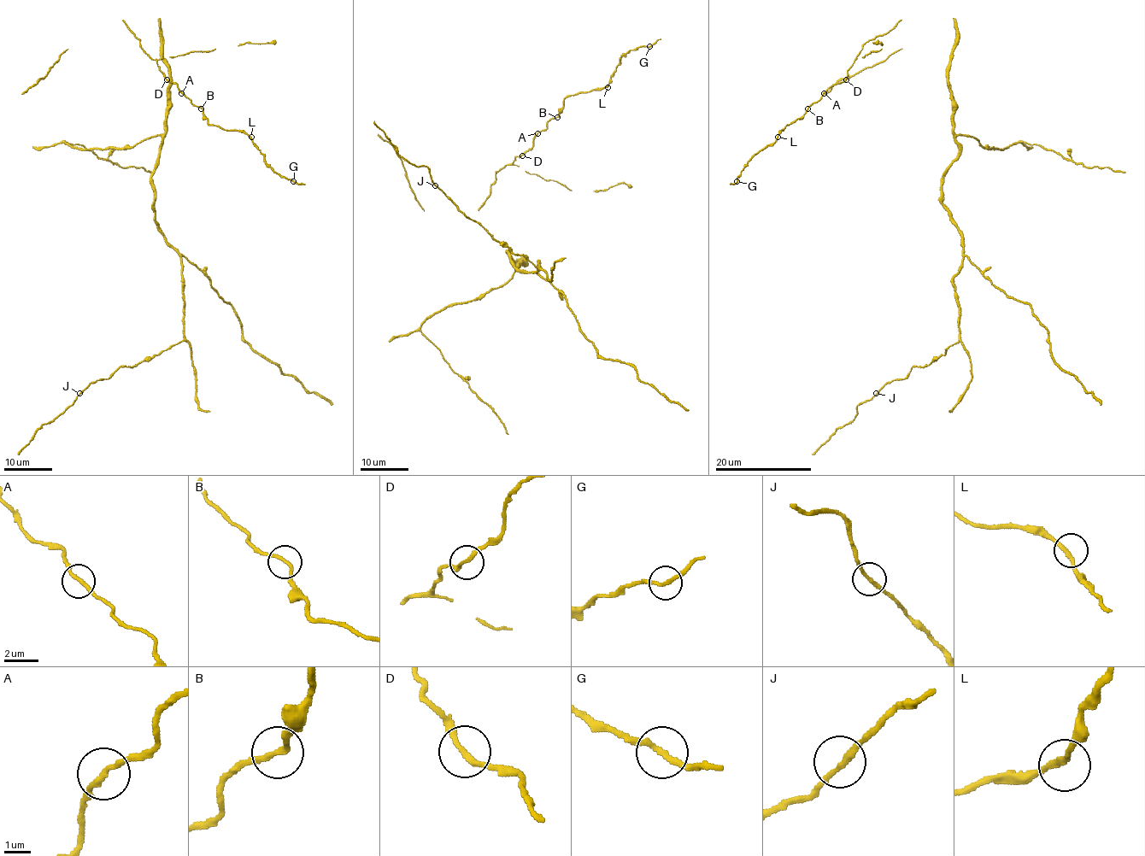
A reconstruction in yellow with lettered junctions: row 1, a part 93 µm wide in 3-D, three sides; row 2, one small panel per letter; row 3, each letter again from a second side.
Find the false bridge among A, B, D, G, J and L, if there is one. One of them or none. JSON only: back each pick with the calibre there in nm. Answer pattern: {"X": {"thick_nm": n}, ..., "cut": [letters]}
{"cut": []}

